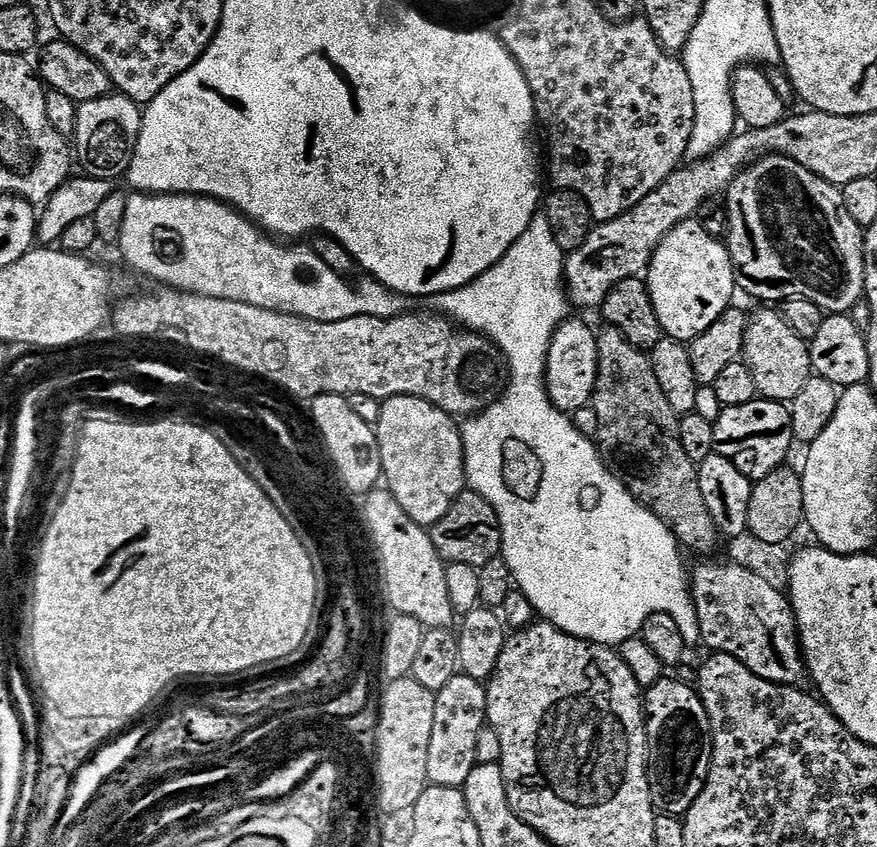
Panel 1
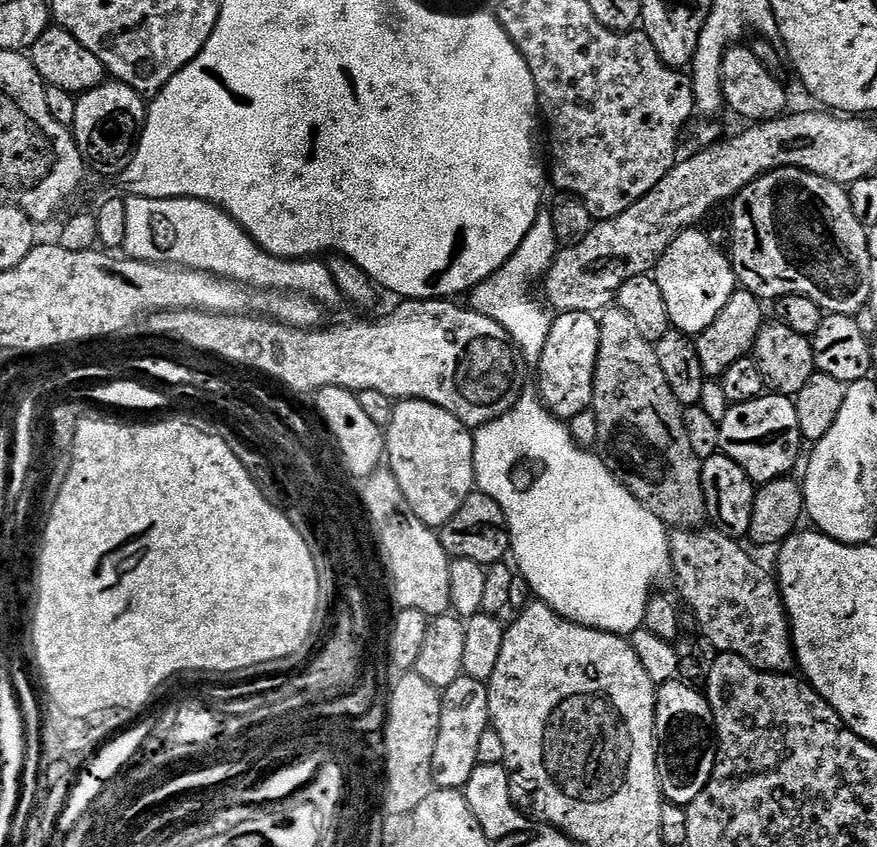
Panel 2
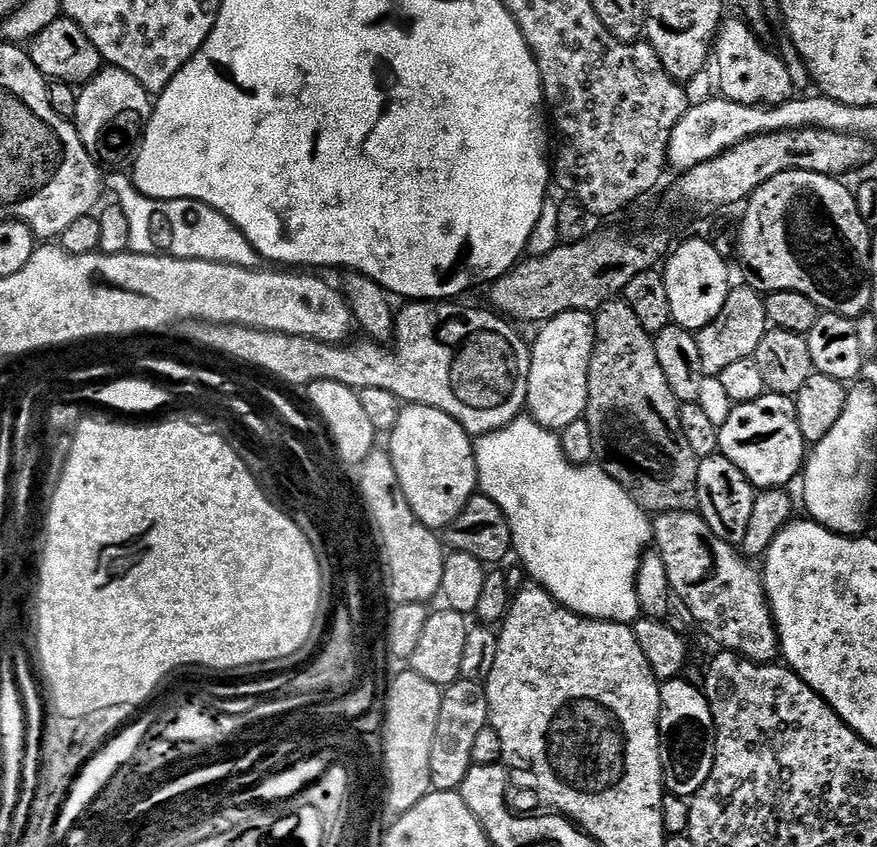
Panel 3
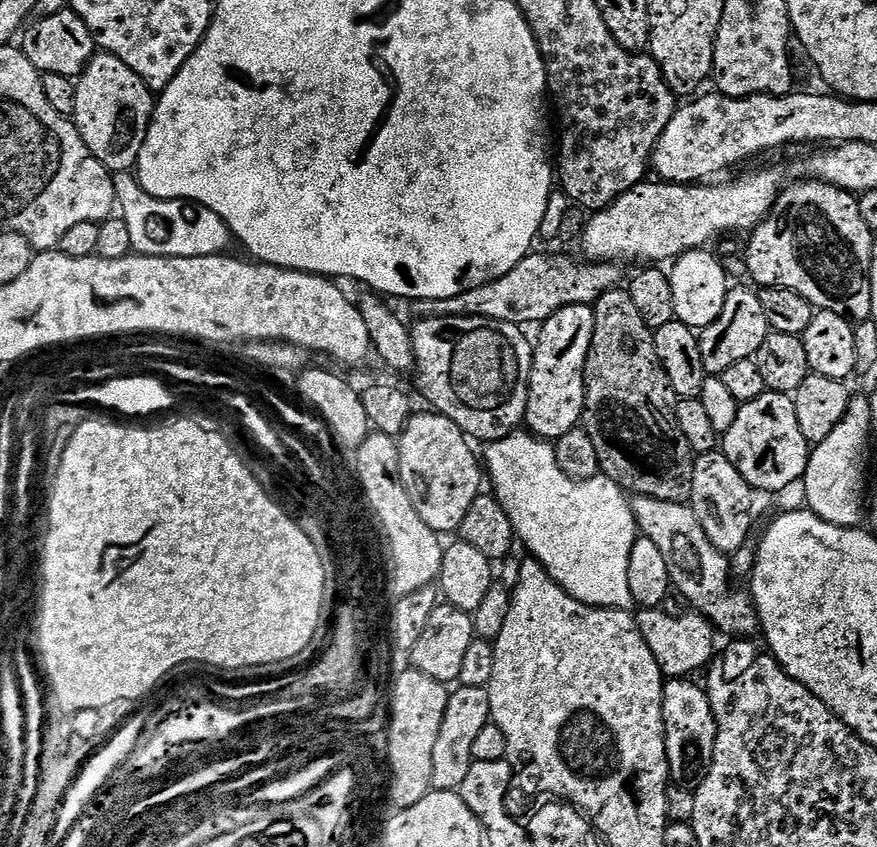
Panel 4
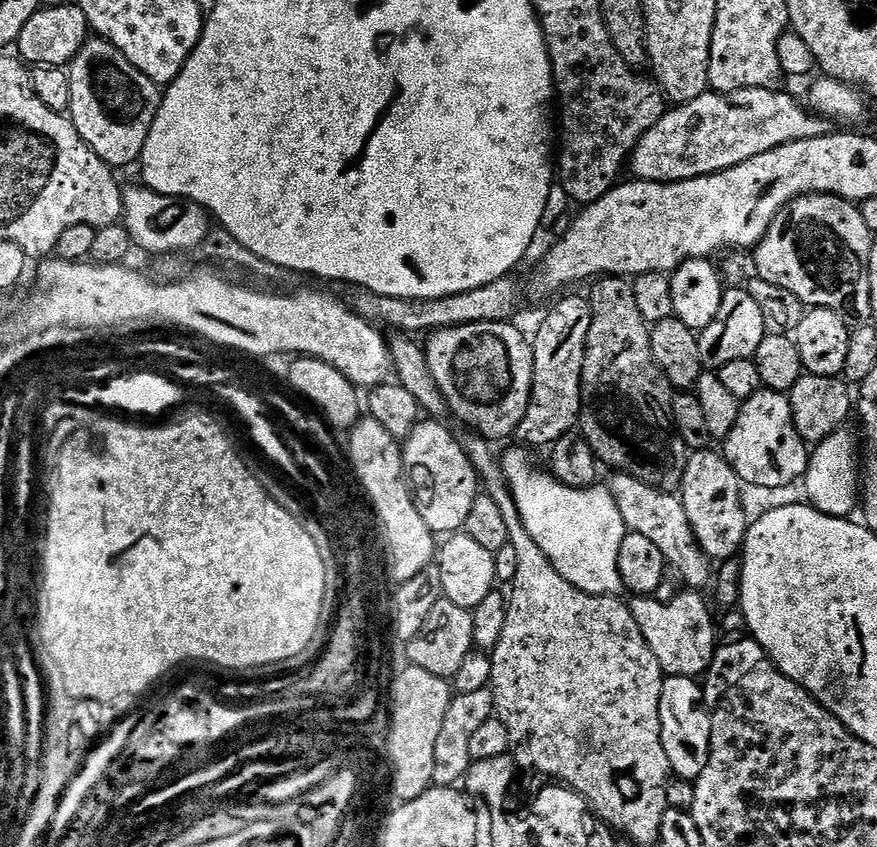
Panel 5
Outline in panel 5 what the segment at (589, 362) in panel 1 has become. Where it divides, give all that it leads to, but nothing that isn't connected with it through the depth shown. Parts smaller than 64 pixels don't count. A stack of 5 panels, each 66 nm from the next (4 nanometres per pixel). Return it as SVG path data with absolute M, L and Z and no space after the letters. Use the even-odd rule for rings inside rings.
M568 296L558 301L549 310L548 317L541 322L532 344L534 370L530 402L514 433L515 439L521 440L517 440L521 445L544 450L577 427L580 418L582 362L591 321L591 303L585 297L583 300L580 296Z

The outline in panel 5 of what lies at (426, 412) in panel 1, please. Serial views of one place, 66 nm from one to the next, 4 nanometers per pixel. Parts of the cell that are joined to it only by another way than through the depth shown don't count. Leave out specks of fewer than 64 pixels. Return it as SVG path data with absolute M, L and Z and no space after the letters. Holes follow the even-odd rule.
M428 418L409 433L403 441L402 451L404 475L418 506L418 514L422 514L422 522L426 522L426 526L430 526L430 530L437 534L459 533L478 494L478 477L464 452L463 443L458 436L456 440L455 434L444 422Z

